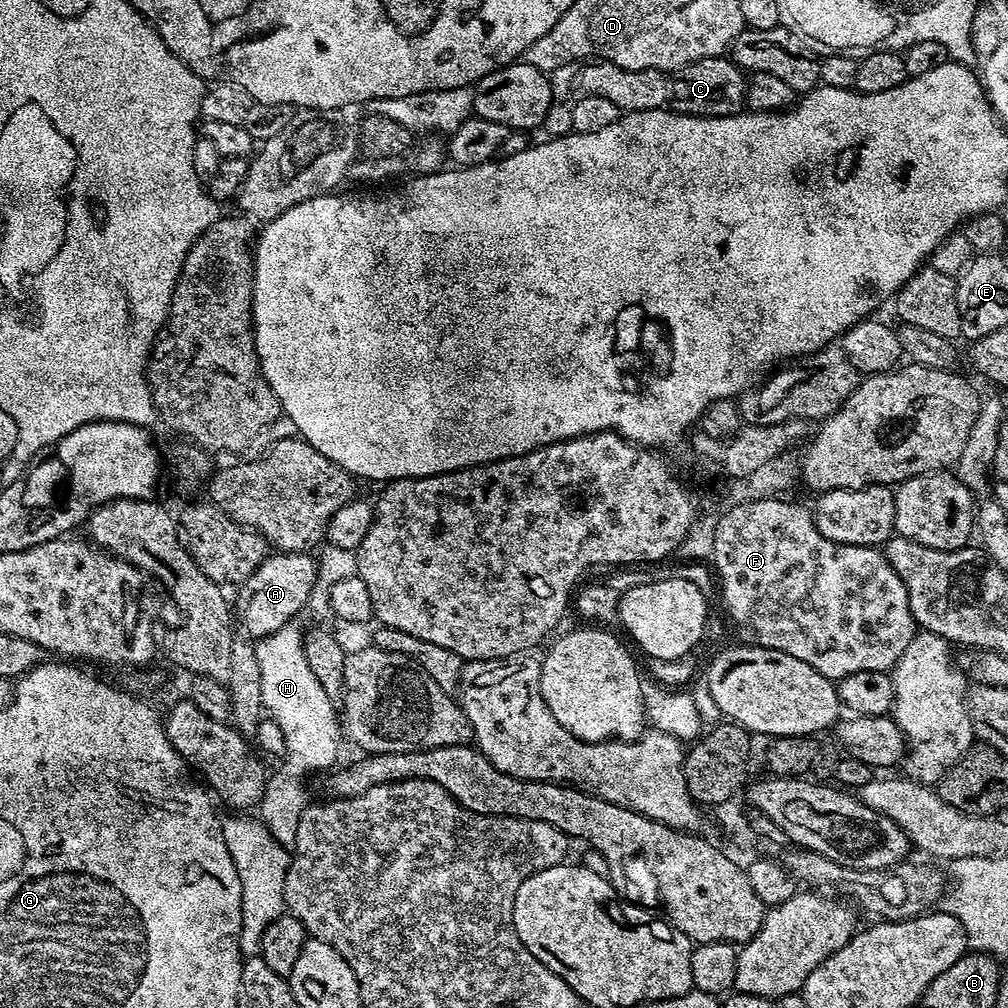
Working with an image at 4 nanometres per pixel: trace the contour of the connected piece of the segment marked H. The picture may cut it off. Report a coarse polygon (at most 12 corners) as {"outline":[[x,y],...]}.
{"outline":[[287,624],[256,644],[264,711],[285,739],[258,816],[295,847],[300,778],[331,769],[342,724]]}

